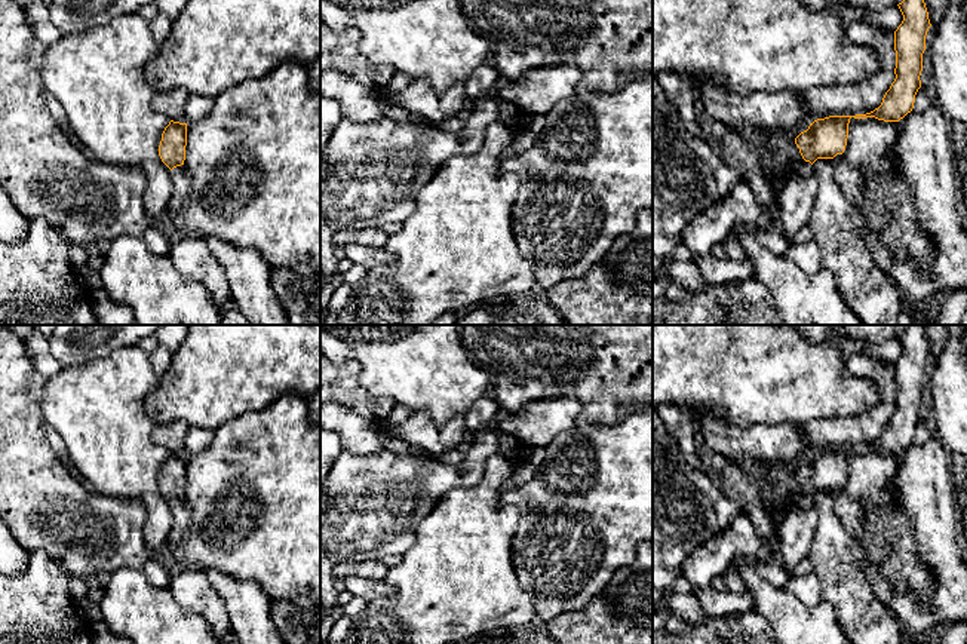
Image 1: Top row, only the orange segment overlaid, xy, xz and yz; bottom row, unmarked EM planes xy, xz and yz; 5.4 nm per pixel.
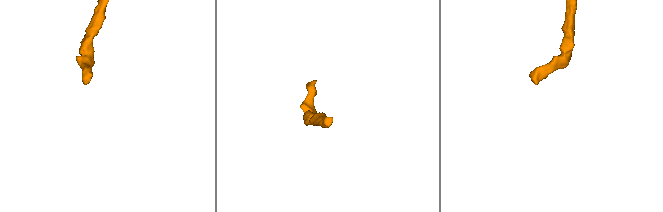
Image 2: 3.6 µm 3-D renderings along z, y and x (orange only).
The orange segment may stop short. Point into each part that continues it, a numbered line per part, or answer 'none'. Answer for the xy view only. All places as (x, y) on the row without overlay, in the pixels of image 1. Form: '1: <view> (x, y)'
1: xy (181, 511)

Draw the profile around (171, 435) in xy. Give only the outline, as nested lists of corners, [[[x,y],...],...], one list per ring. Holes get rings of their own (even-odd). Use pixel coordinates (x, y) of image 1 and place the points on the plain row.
[[[172,421],[166,424],[156,424],[151,432],[151,441],[156,445],[168,448],[174,454],[185,456],[185,435],[190,426],[185,421]]]

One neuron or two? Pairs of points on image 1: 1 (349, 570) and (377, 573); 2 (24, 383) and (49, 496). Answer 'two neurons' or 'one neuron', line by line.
1: one neuron
2: one neuron

